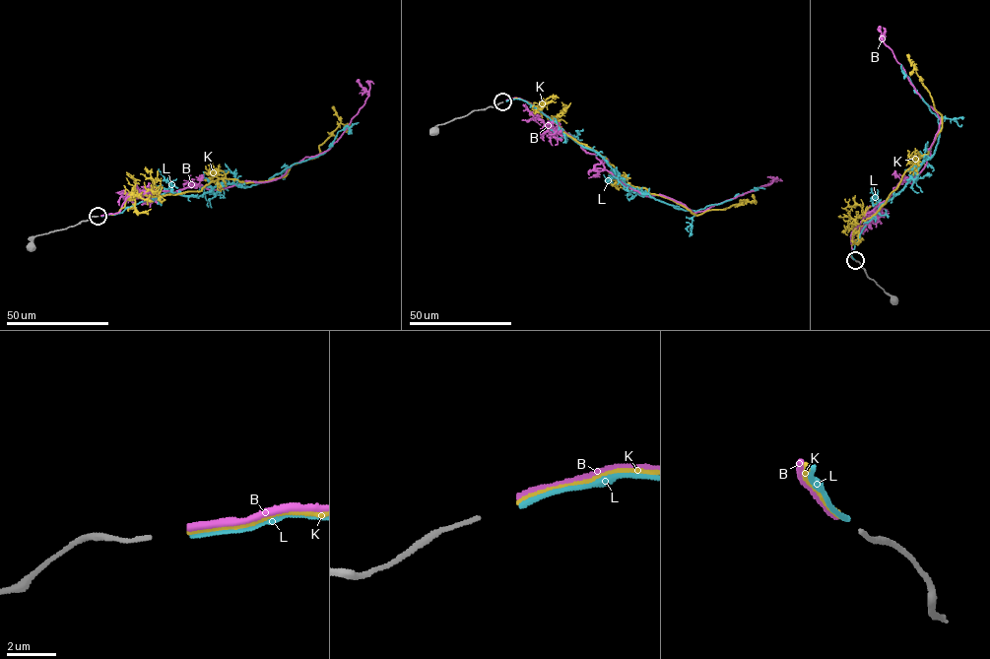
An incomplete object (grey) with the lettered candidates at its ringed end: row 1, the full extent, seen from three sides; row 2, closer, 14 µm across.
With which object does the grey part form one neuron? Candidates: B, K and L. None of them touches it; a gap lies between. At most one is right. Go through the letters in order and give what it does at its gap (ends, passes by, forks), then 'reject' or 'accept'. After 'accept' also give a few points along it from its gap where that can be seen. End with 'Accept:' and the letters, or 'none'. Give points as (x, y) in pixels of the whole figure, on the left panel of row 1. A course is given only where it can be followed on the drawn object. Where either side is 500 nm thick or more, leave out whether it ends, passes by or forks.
B: it ends | reject
K: it ends | reject
L: it ends | reject
Accept: none

